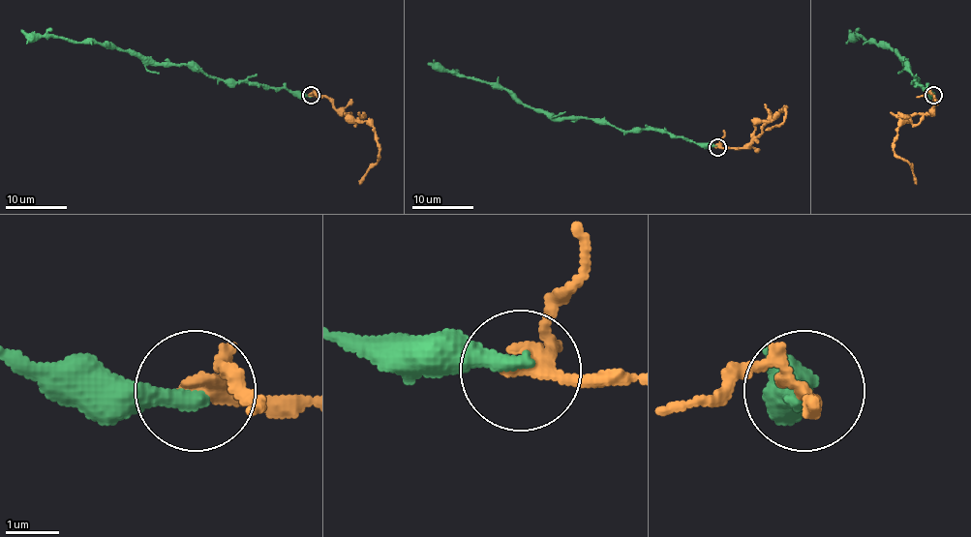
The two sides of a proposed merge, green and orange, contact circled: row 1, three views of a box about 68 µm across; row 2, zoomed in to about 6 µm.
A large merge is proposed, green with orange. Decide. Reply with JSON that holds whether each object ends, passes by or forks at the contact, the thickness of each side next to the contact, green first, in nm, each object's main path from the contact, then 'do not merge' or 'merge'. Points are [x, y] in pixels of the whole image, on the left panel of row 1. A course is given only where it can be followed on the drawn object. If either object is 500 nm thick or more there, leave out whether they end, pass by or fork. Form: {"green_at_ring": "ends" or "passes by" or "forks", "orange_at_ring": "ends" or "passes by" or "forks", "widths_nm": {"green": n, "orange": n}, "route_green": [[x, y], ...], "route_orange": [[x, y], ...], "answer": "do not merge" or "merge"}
{"green_at_ring": "ends", "orange_at_ring": "forks", "widths_nm": {"green": 360, "orange": 190}, "route_green": [[310, 95], [217, 79], [185, 65], [142, 61], [100, 43], [29, 37], [21, 29]], "route_orange": [[310, 95], [327, 97], [356, 124], [367, 121], [374, 129], [379, 159], [359, 184]], "answer": "merge"}

